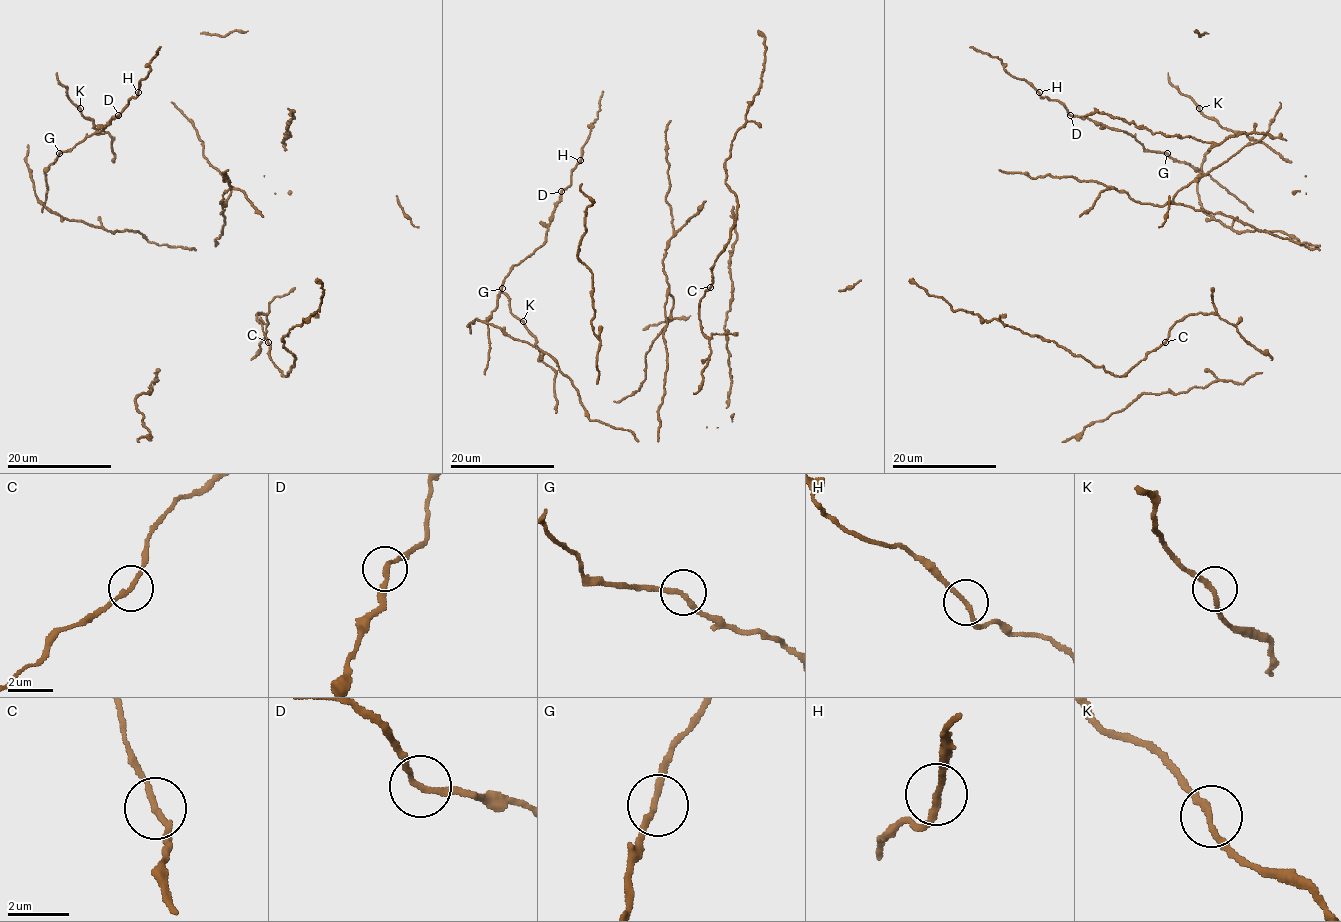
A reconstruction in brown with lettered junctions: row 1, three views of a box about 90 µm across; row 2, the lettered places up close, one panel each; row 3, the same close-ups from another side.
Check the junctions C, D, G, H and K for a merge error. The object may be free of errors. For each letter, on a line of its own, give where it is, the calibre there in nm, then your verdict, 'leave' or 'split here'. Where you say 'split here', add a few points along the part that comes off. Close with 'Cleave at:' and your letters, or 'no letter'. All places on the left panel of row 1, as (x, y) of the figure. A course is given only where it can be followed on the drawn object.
C: place (268, 342); calibre 190 nm; leave
D: place (118, 115); calibre 180 nm; leave
G: place (59, 153); calibre 190 nm; leave
H: place (138, 92); calibre 180 nm; leave
K: place (80, 108); calibre 190 nm; leave
Cleave at: no letter

